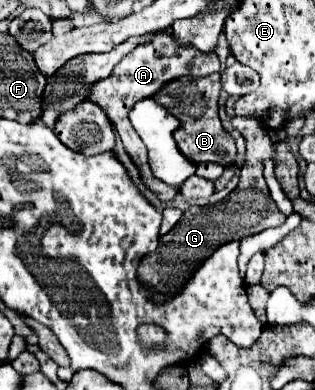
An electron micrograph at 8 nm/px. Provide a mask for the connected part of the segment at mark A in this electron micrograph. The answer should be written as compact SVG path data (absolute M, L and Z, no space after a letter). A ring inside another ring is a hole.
M167 30L167 32L157 32L151 44L137 46L131 54L127 54L113 68L109 78L99 80L99 82L95 82L91 86L91 92L89 92L87 100L97 104L99 108L103 108L103 112L107 112L107 118L111 120L111 124L115 126L115 130L119 132L119 136L123 140L125 152L129 154L133 164L139 168L143 184L151 192L155 192L161 202L171 202L177 196L179 186L169 186L169 184L165 184L165 182L161 182L161 180L157 180L153 176L153 172L151 172L151 168L147 164L147 148L145 148L145 144L141 142L141 138L133 138L135 134L133 134L133 126L129 122L129 110L133 108L135 102L139 102L143 98L153 98L171 80L177 80L181 76L203 78L203 76L209 76L213 72L219 72L219 58L217 58L215 52L201 54L201 52L193 52L193 48L177 48L177 44L173 44L173 36L169 36L169 30Z

